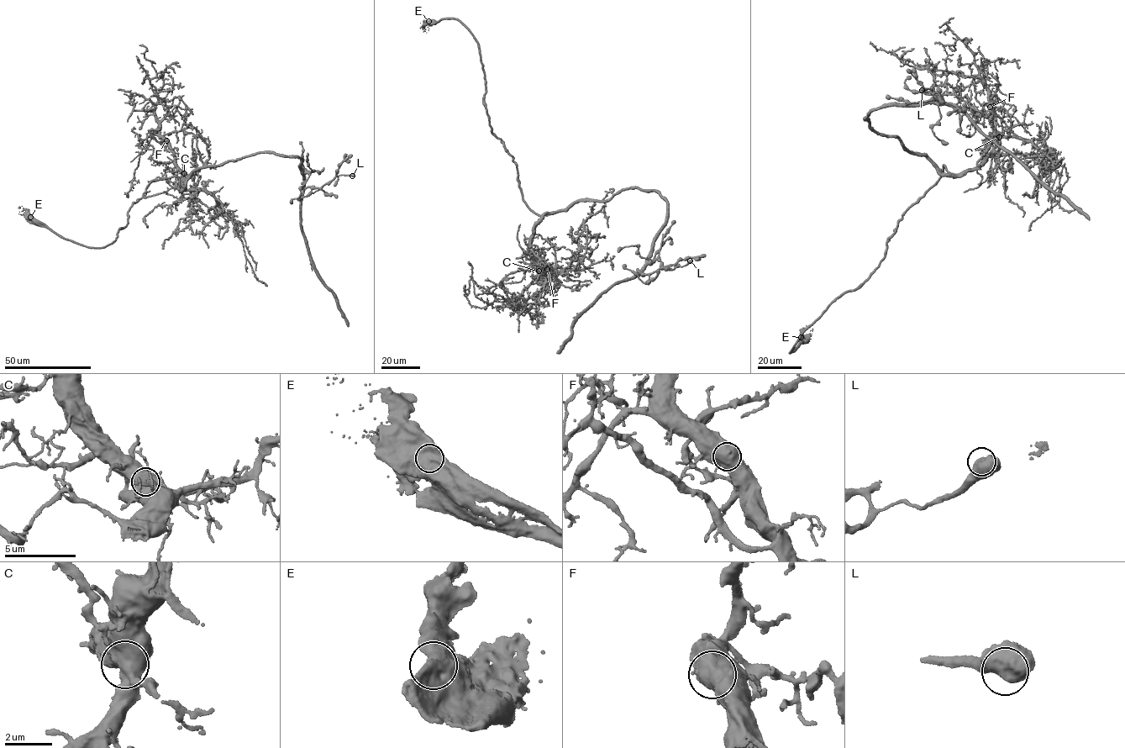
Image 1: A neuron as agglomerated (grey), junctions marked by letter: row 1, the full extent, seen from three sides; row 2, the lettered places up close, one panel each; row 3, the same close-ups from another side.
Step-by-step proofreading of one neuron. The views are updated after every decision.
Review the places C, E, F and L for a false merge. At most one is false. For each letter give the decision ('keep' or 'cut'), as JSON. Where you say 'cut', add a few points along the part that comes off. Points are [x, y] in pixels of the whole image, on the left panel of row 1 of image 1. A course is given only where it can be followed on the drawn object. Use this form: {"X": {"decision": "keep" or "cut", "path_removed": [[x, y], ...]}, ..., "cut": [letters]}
{"C": {"decision": "keep"}, "E": {"decision": "keep"}, "F": {"decision": "keep"}, "L": {"decision": "keep"}, "cut": []}

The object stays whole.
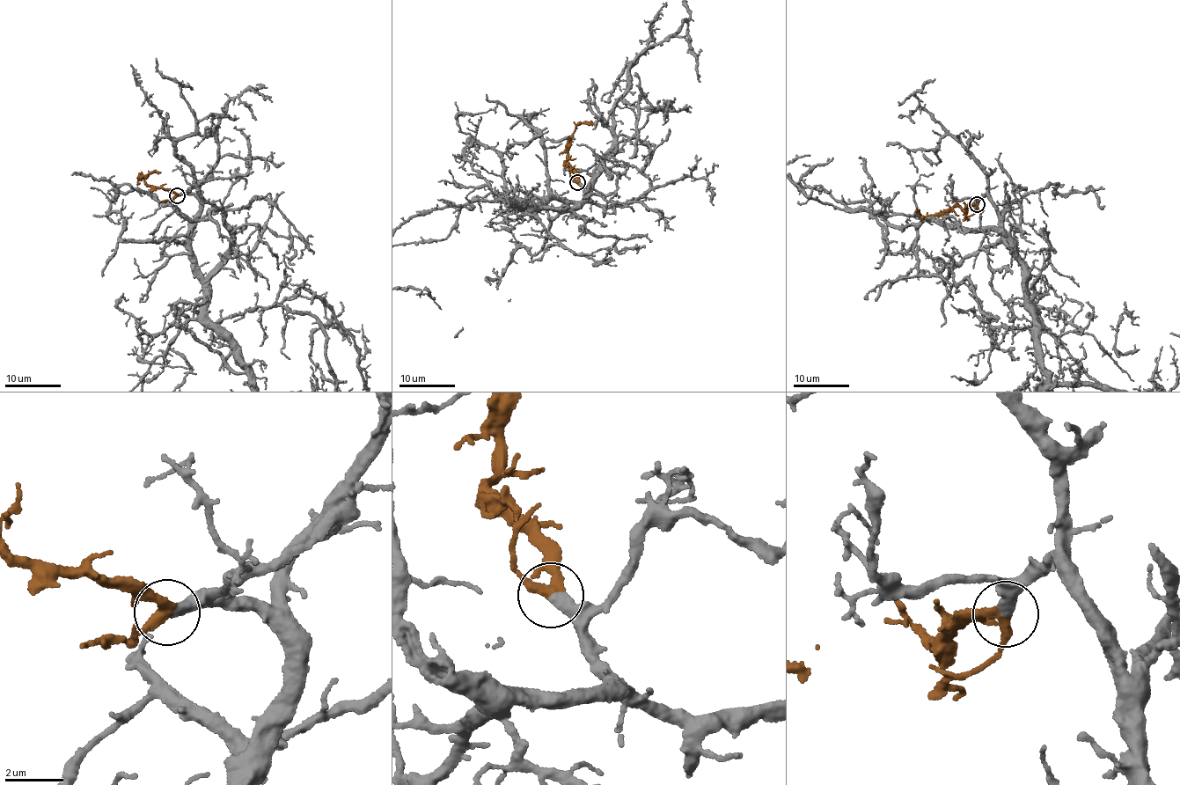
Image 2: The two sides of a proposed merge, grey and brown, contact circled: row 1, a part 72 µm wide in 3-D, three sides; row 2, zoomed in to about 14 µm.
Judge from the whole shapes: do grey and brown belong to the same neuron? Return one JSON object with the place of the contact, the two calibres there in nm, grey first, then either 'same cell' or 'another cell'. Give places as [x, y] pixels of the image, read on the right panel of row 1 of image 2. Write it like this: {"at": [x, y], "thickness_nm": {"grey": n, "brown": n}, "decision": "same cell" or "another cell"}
{"at": [977, 204], "thickness_nm": {"grey": 400, "brown": 320}, "decision": "same cell"}

